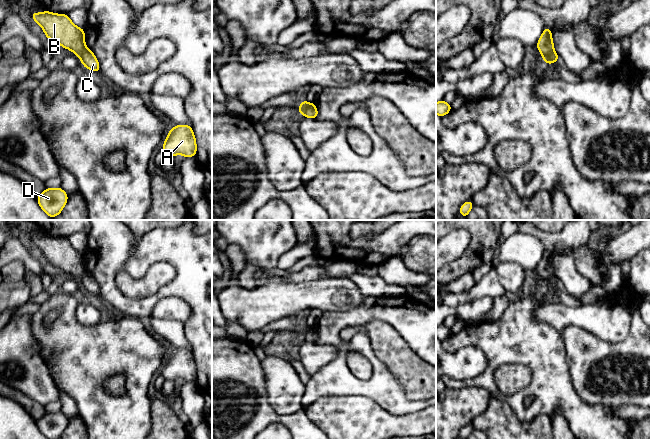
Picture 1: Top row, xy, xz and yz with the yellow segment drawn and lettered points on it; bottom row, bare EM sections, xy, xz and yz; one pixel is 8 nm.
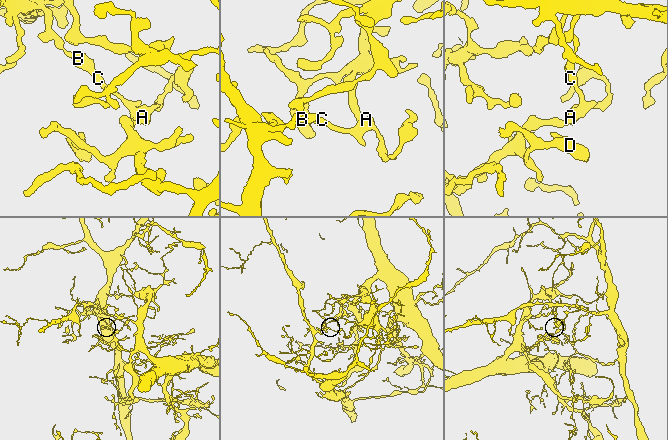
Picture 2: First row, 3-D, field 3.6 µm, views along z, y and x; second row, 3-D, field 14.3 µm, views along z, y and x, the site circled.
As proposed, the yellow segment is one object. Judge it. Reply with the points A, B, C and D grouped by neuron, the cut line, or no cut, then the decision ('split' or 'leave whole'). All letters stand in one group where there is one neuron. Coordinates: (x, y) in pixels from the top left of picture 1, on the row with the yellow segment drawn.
groups A C D / B; cut xz (310, 103), (301, 114); split

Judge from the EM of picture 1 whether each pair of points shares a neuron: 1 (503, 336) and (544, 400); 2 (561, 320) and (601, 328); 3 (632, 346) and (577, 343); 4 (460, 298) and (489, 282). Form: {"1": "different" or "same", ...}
{"1": "same", "2": "same", "3": "same", "4": "same"}

